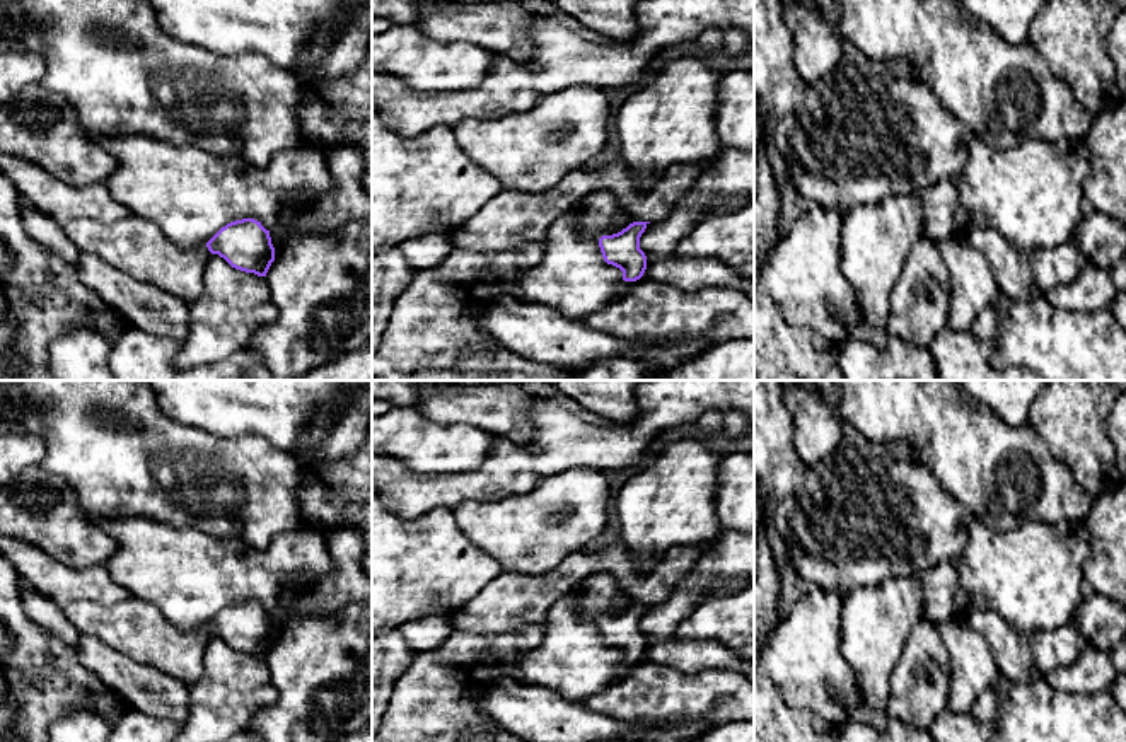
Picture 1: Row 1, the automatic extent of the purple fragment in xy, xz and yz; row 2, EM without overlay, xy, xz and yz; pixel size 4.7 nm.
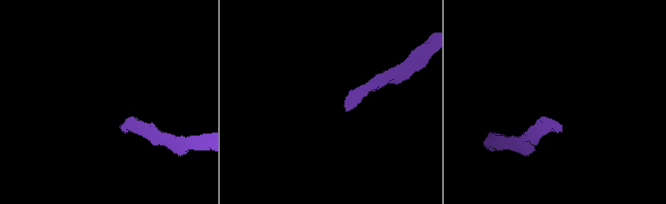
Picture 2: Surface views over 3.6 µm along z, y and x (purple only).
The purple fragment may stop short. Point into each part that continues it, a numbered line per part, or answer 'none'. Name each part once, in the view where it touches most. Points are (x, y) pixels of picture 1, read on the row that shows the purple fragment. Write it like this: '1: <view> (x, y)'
1: xy (139, 248)

